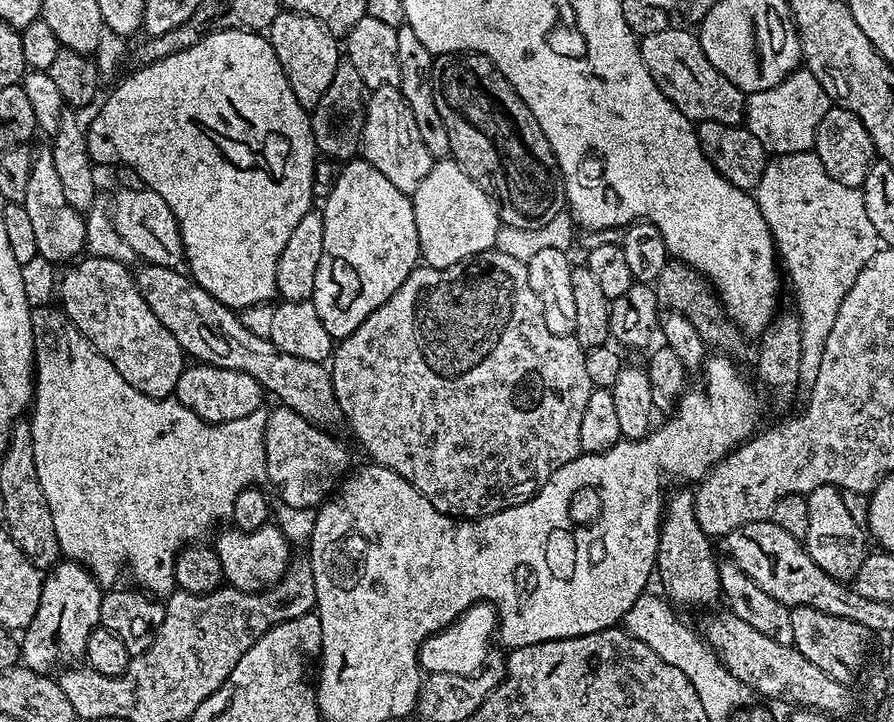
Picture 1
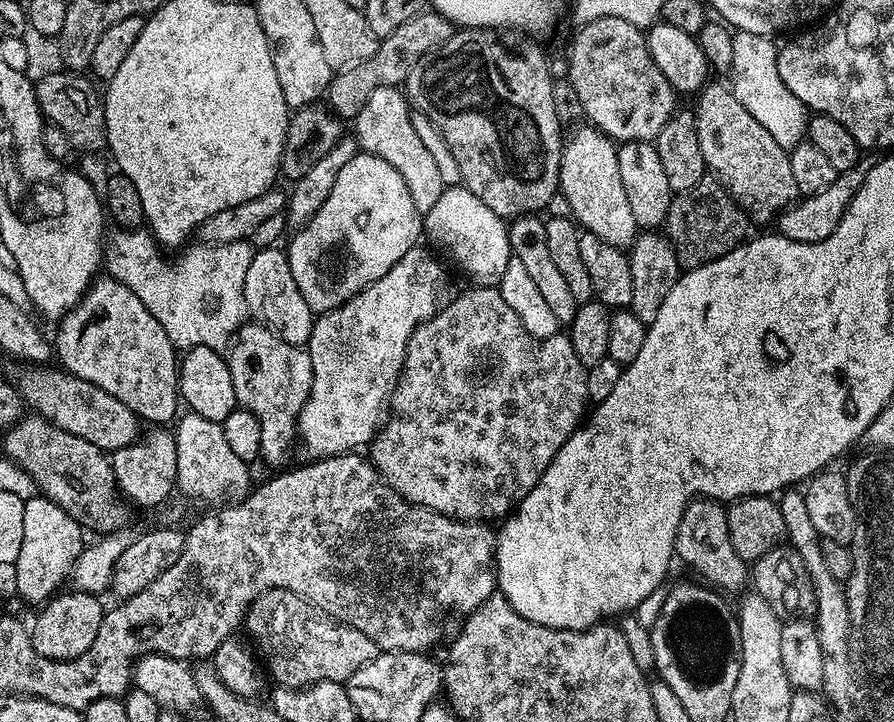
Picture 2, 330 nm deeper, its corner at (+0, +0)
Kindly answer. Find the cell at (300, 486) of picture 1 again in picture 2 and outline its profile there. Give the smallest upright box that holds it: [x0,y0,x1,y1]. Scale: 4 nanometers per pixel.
[228,325,313,468]

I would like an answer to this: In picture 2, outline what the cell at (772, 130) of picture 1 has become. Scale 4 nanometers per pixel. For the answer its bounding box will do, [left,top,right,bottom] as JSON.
[730,31,810,152]

